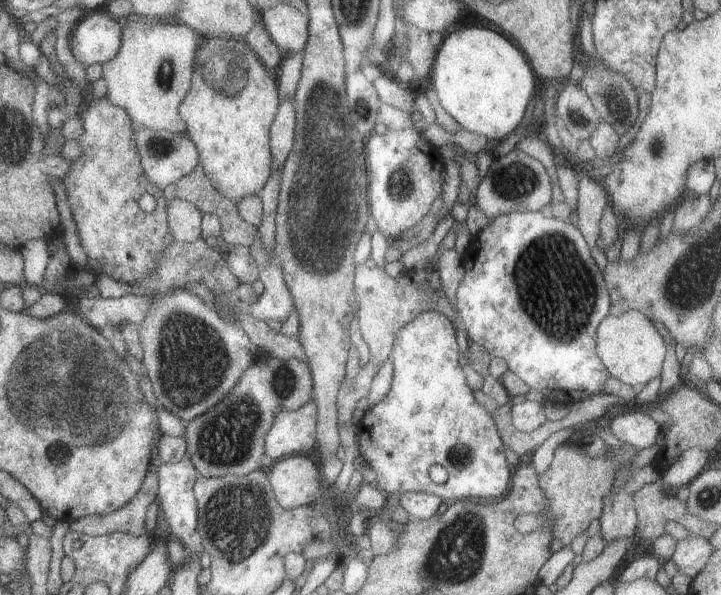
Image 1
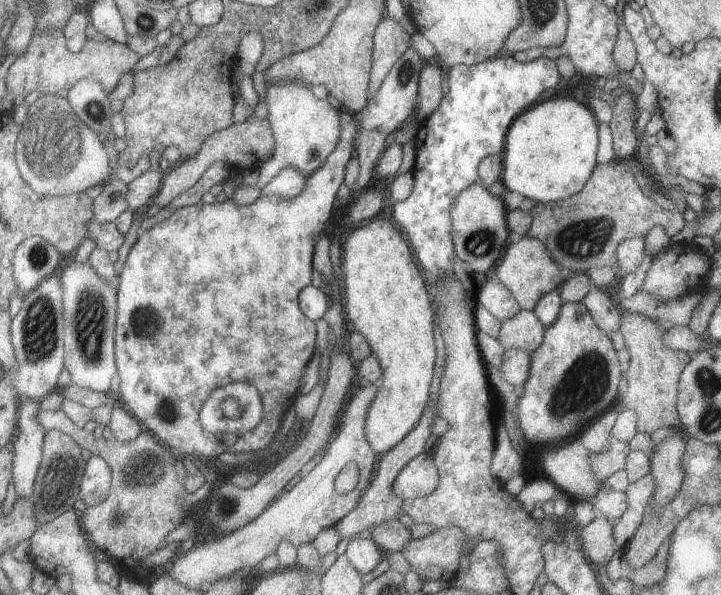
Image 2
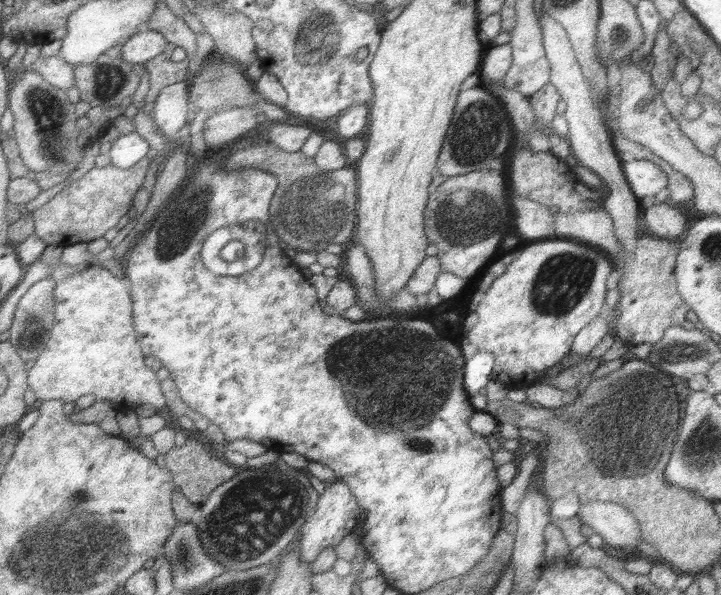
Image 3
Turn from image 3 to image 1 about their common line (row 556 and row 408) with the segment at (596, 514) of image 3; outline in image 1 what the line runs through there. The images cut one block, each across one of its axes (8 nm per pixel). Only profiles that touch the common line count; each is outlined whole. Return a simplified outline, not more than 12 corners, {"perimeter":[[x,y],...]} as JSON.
{"perimeter":[[639,408],[607,428],[637,452],[657,444],[661,426]]}

